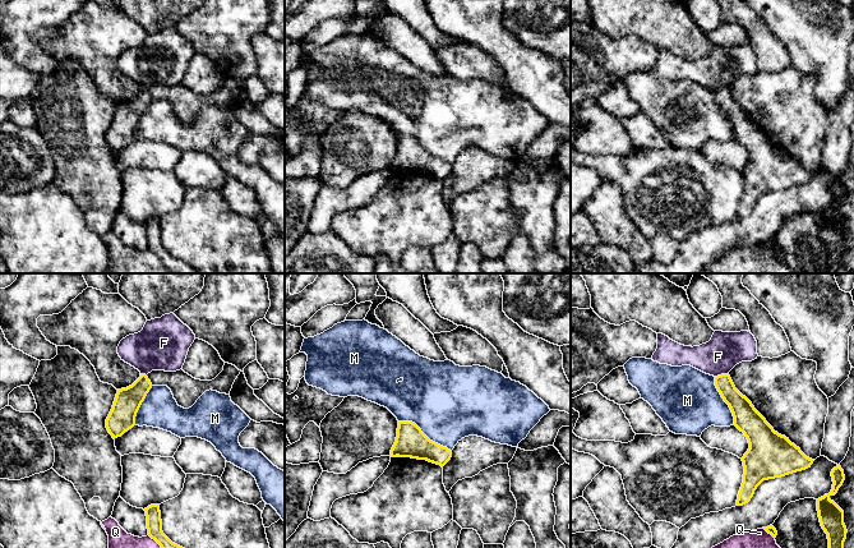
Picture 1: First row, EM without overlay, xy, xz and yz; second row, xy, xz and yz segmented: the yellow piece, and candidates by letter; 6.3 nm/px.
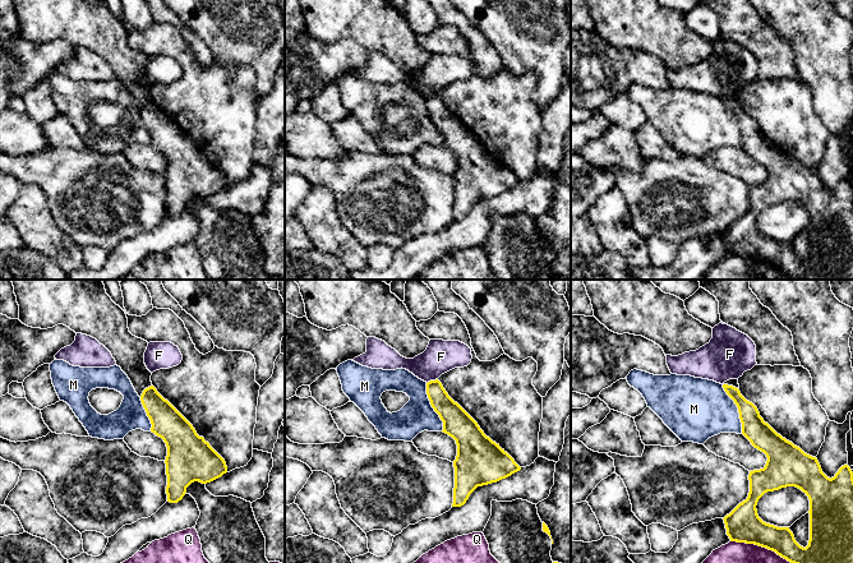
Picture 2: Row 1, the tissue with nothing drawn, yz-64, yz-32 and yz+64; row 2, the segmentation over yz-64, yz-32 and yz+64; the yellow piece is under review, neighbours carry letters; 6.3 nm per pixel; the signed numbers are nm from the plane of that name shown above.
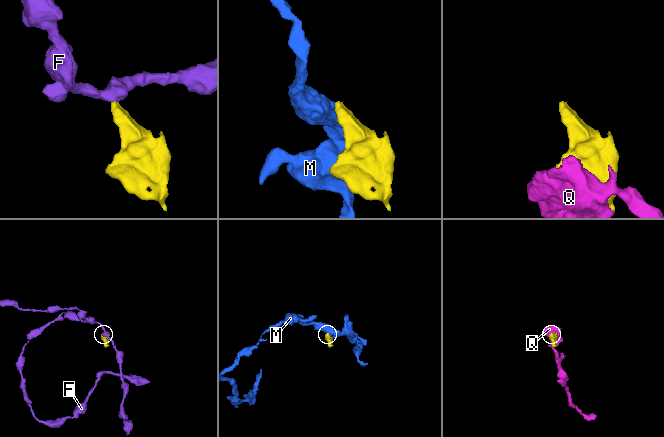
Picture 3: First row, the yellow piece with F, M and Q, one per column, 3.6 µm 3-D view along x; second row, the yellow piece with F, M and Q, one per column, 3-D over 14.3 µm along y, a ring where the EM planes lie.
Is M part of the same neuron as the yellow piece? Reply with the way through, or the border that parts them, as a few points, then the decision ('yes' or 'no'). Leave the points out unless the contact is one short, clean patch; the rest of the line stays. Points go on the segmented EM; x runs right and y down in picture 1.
no

